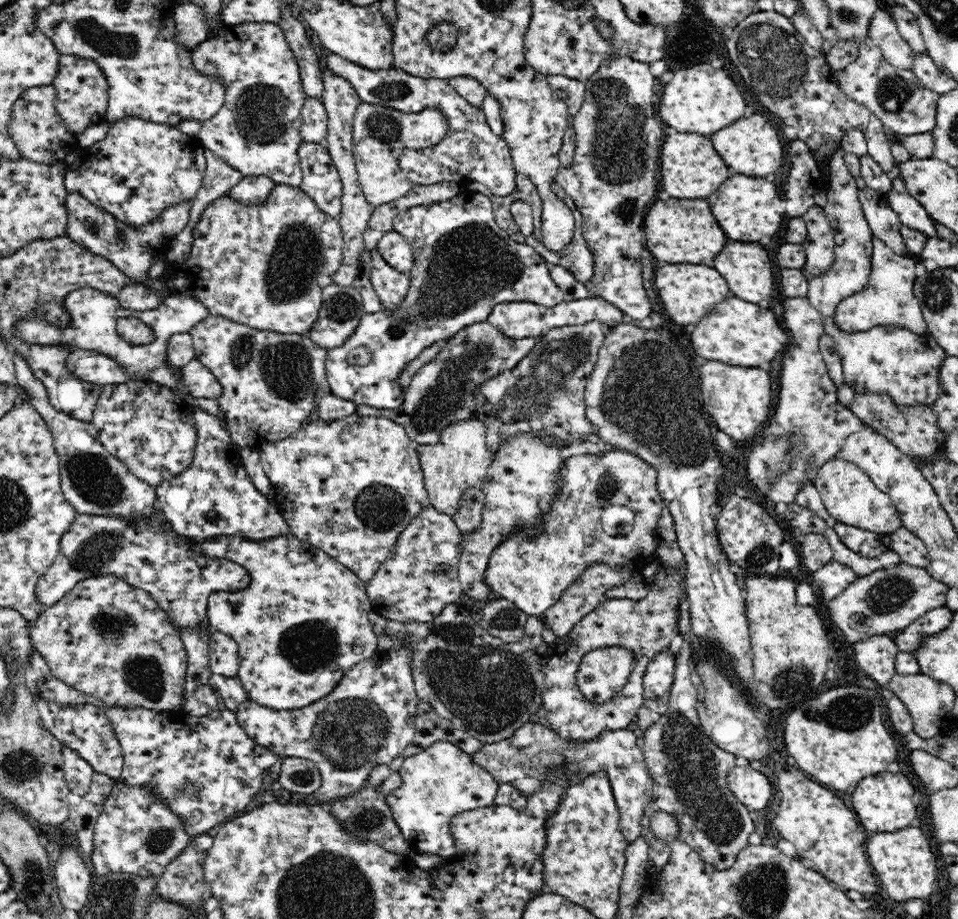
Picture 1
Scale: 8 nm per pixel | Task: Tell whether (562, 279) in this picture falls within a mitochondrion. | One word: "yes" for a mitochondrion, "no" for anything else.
no

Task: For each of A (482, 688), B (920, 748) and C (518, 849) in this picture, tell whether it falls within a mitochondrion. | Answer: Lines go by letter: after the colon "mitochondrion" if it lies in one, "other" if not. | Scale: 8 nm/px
A: mitochondrion
B: other
C: other

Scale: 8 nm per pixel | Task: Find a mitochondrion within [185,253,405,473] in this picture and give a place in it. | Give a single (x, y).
(286, 367)

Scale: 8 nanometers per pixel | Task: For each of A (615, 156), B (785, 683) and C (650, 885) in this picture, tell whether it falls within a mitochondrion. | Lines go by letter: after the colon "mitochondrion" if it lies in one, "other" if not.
A: mitochondrion
B: mitochondrion
C: other

